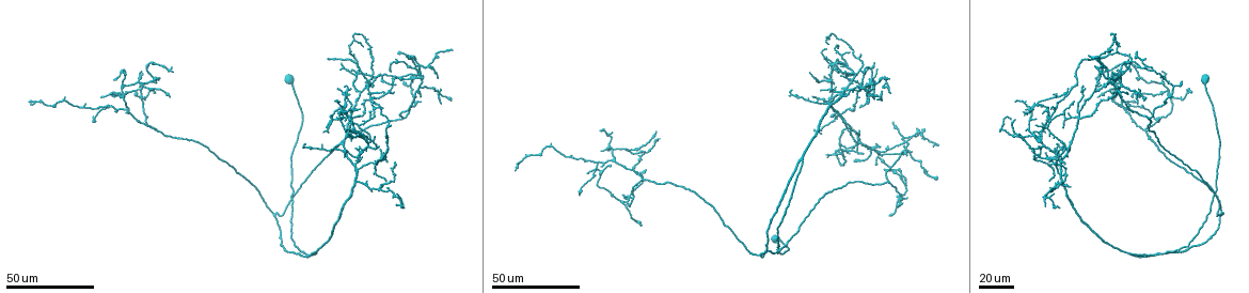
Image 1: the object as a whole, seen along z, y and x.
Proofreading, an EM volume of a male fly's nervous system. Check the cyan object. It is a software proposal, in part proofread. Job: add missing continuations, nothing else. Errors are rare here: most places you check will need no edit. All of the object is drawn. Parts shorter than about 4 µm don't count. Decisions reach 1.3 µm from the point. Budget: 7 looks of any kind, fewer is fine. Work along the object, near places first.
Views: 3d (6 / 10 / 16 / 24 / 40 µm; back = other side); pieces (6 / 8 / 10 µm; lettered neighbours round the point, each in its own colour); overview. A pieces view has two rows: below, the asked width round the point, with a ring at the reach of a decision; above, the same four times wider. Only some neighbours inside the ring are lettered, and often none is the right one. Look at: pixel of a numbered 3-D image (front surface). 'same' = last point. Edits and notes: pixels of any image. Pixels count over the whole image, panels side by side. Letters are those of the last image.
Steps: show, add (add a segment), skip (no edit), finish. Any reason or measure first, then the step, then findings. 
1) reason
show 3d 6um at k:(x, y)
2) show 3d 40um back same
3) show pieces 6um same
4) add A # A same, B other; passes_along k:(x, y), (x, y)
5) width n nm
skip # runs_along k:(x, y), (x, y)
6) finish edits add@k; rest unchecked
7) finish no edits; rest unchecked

branch stops here
show 3d 24um at 1:(831, 80)

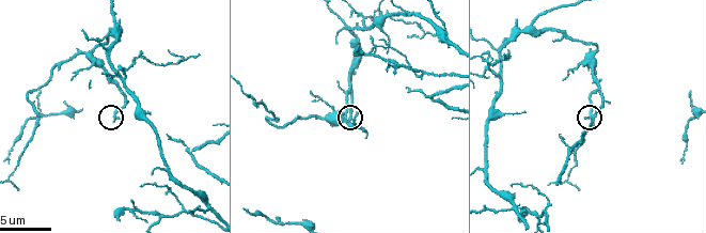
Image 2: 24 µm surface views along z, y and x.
show pieces 8um at 2:(585, 118)

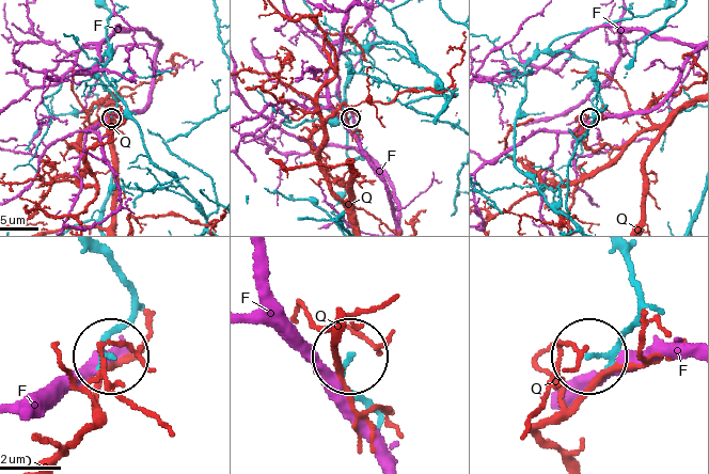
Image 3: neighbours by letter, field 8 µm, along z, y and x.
skip # F other, Q other; none of them fits

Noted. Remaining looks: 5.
branch stops here
show 3d 24um at 1:(362, 106)

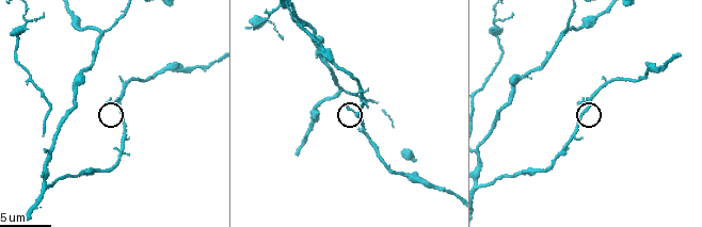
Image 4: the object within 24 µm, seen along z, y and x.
show pieces 6um at 4:(344, 104)

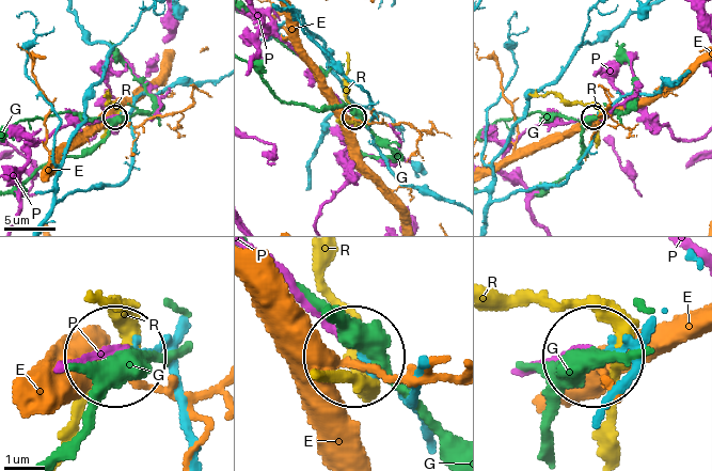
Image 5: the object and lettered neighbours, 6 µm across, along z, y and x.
skip # E other, G other, P other, R other; runs_along 5:(193, 456), (170, 364), (125, 354); no lettered segment goes on from it

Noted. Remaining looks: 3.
free end
show 3d 24um at 1:(336, 89)

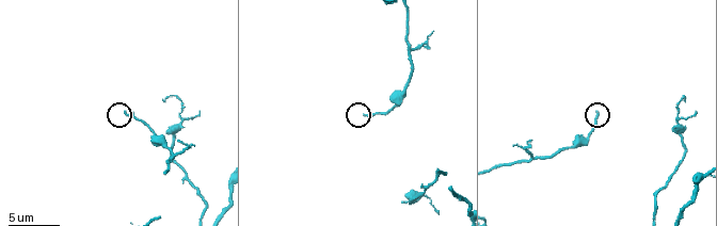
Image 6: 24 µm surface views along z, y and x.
show pieces 6um at 6:(366, 114)

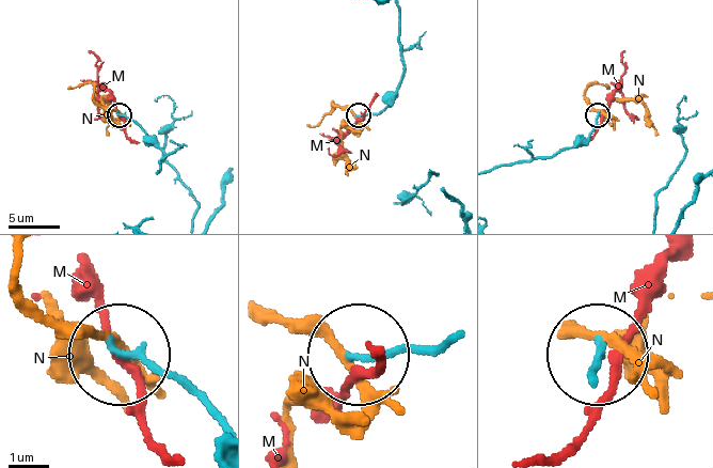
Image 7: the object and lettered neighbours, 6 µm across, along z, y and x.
skip # M other, N other; runs_along 7:(496, 168), (575, 146), (590, 131), (599, 114); none of them fits

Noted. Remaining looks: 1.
finish no edits; rest unchecked

